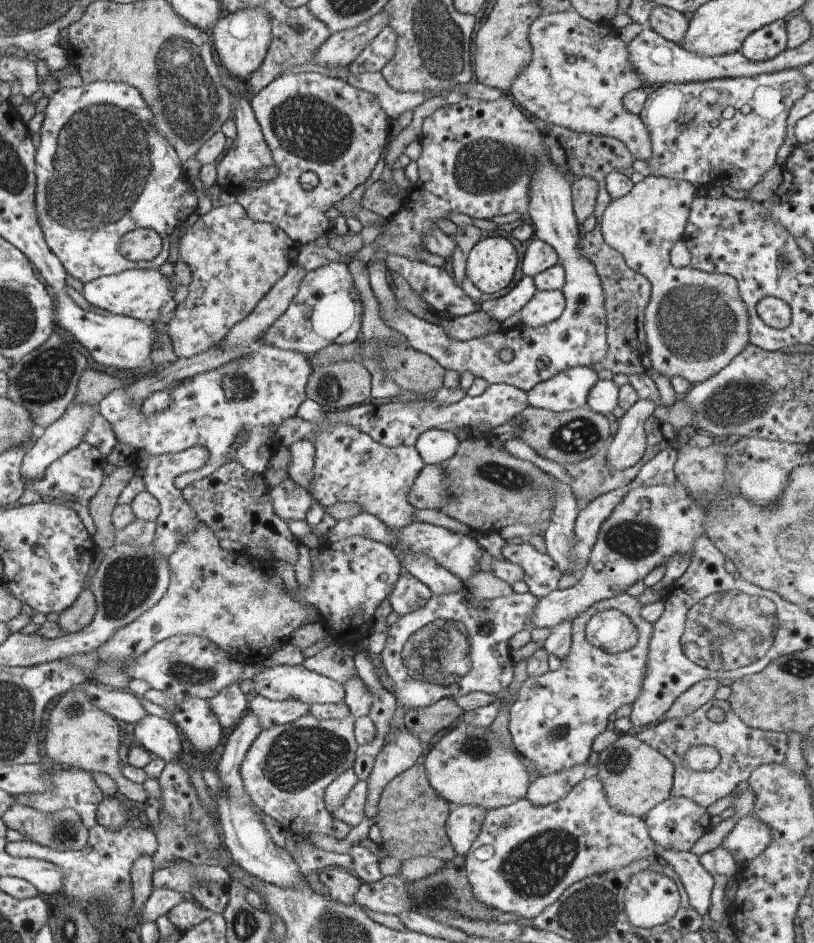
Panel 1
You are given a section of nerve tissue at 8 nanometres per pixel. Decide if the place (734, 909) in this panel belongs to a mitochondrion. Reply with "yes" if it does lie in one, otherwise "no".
no

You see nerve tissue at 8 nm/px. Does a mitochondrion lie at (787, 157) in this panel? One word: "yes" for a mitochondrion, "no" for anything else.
no

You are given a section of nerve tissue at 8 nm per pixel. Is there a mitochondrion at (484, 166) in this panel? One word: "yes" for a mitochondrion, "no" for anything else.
yes

